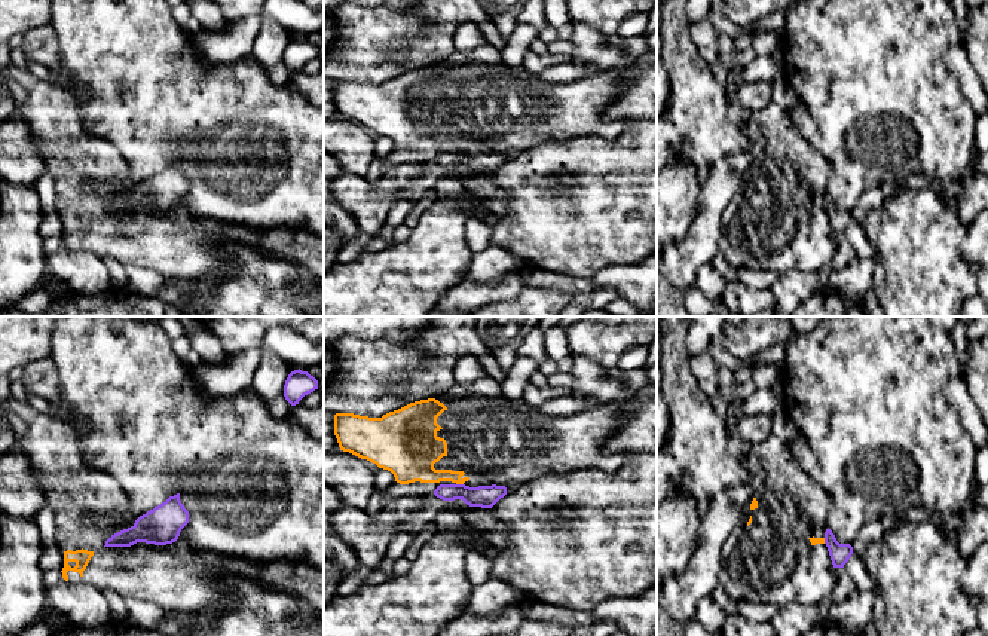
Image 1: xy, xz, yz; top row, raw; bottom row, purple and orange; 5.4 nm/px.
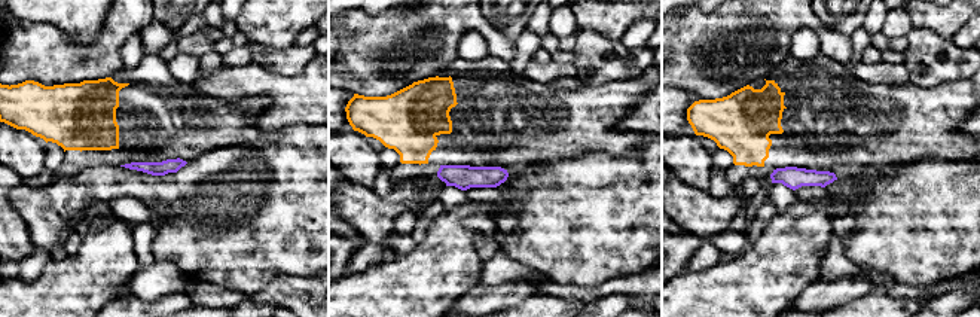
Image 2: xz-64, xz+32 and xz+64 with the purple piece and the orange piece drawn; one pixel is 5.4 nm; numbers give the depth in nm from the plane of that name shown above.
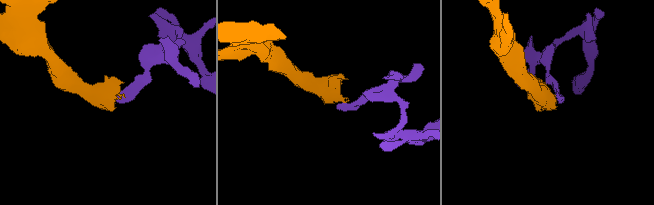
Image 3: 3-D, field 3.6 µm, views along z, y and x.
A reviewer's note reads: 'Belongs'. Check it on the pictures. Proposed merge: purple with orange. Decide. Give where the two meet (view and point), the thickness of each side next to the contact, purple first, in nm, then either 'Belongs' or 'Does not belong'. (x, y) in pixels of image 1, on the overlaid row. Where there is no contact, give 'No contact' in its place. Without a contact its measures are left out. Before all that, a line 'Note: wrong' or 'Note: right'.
Note: wrong
Touches purple at xz (459, 485). Thickness 120 nm (purple) against 180 nm. Does not belong

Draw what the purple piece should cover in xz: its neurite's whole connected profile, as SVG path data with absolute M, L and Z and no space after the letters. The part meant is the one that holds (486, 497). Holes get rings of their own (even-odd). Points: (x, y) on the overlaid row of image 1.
M440 484L434 495L443 501L462 499L469 507L492 508L501 498L507 495L505 486L478 486L465 484Z

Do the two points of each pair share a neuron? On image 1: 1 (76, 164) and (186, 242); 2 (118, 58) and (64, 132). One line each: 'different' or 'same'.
1: same
2: different

